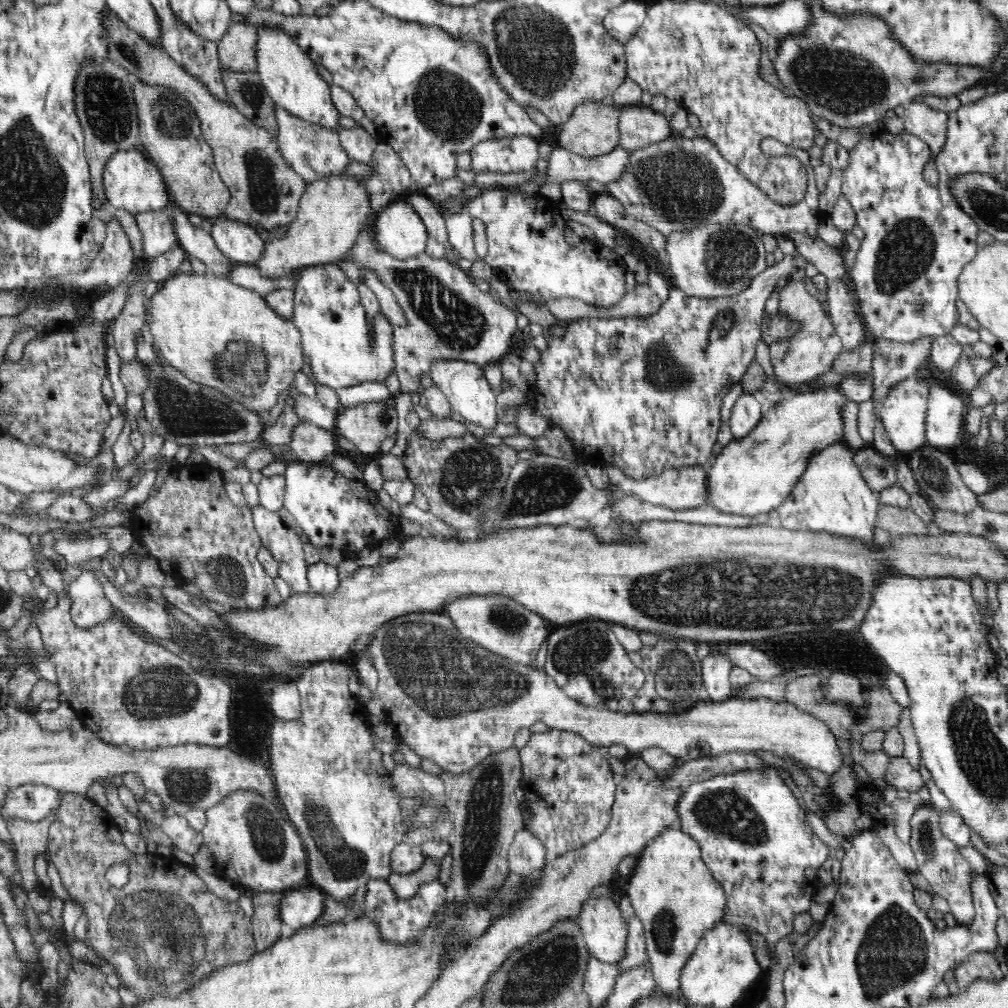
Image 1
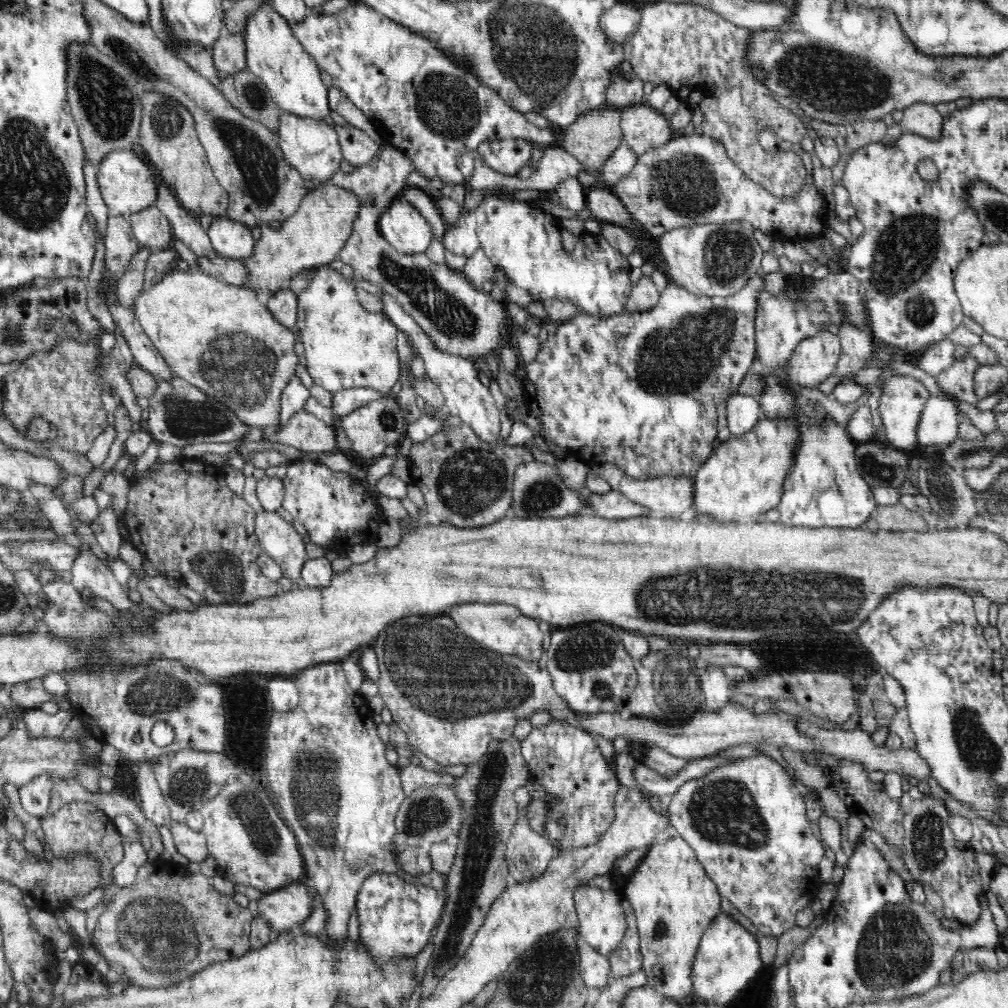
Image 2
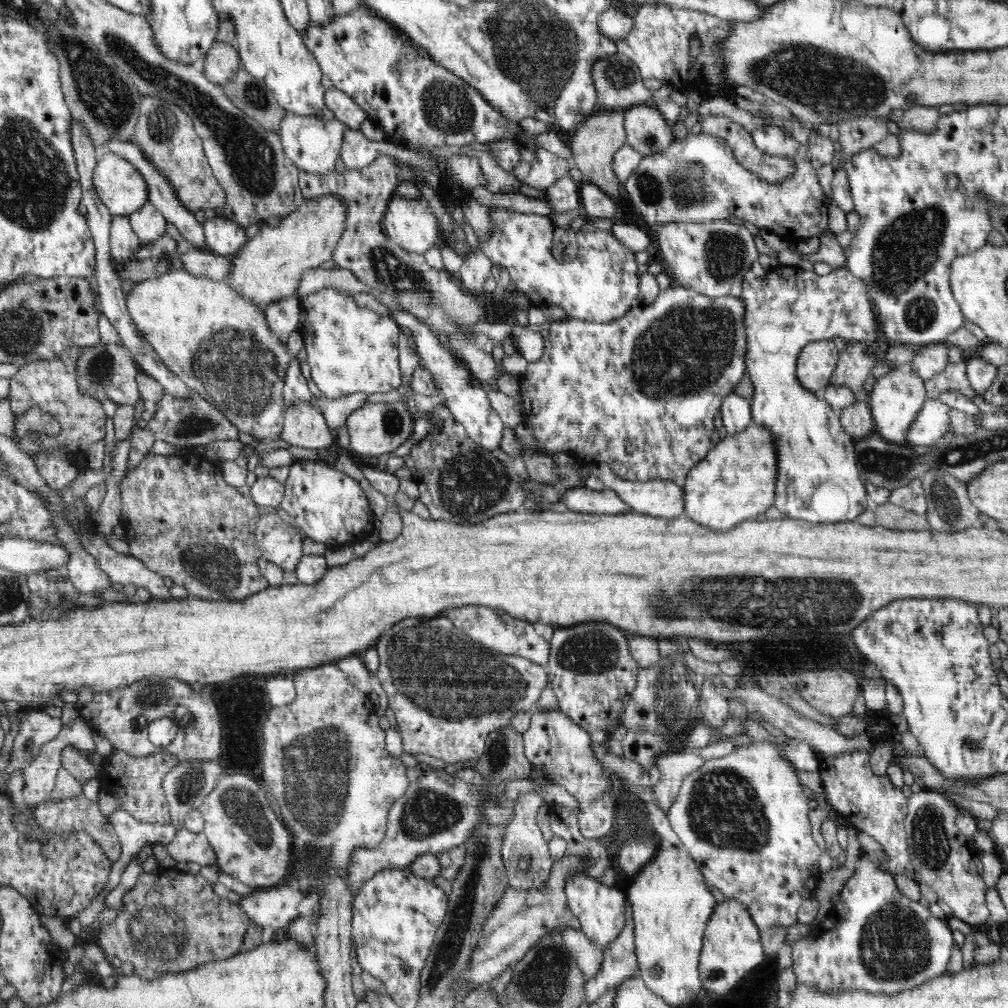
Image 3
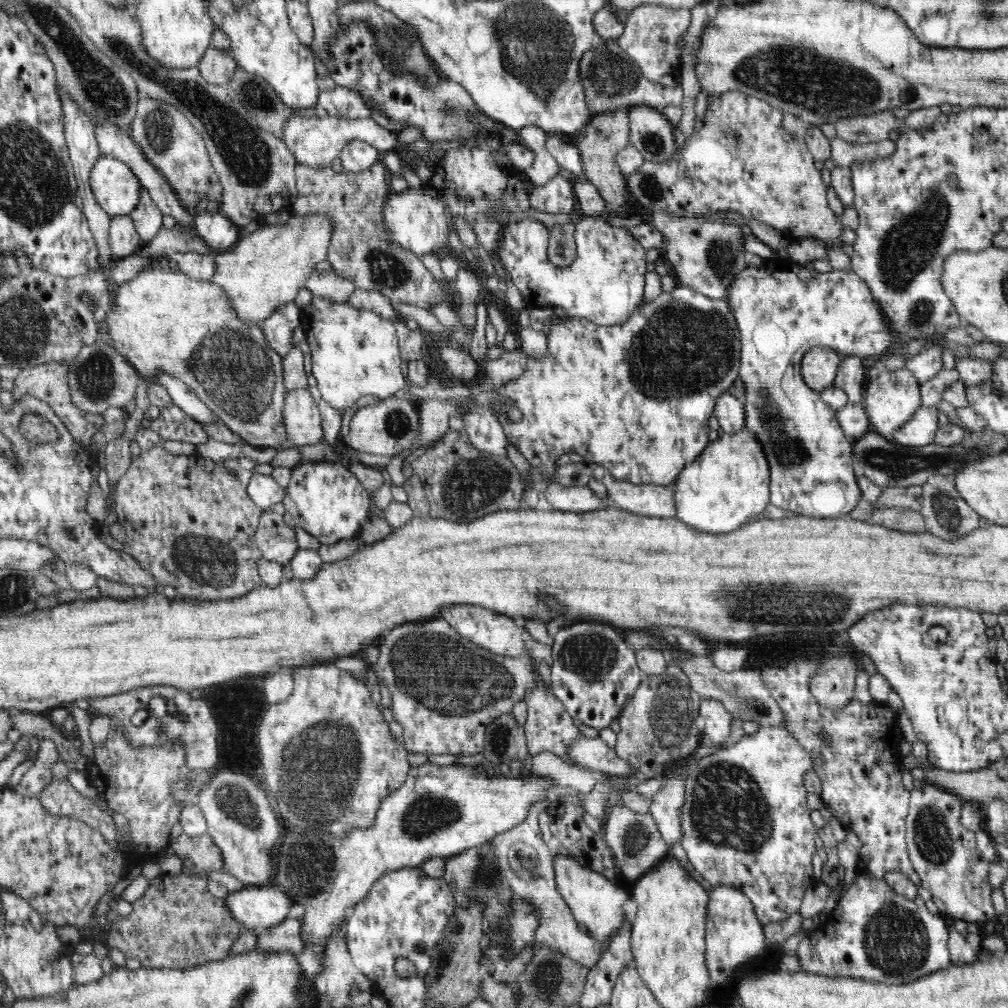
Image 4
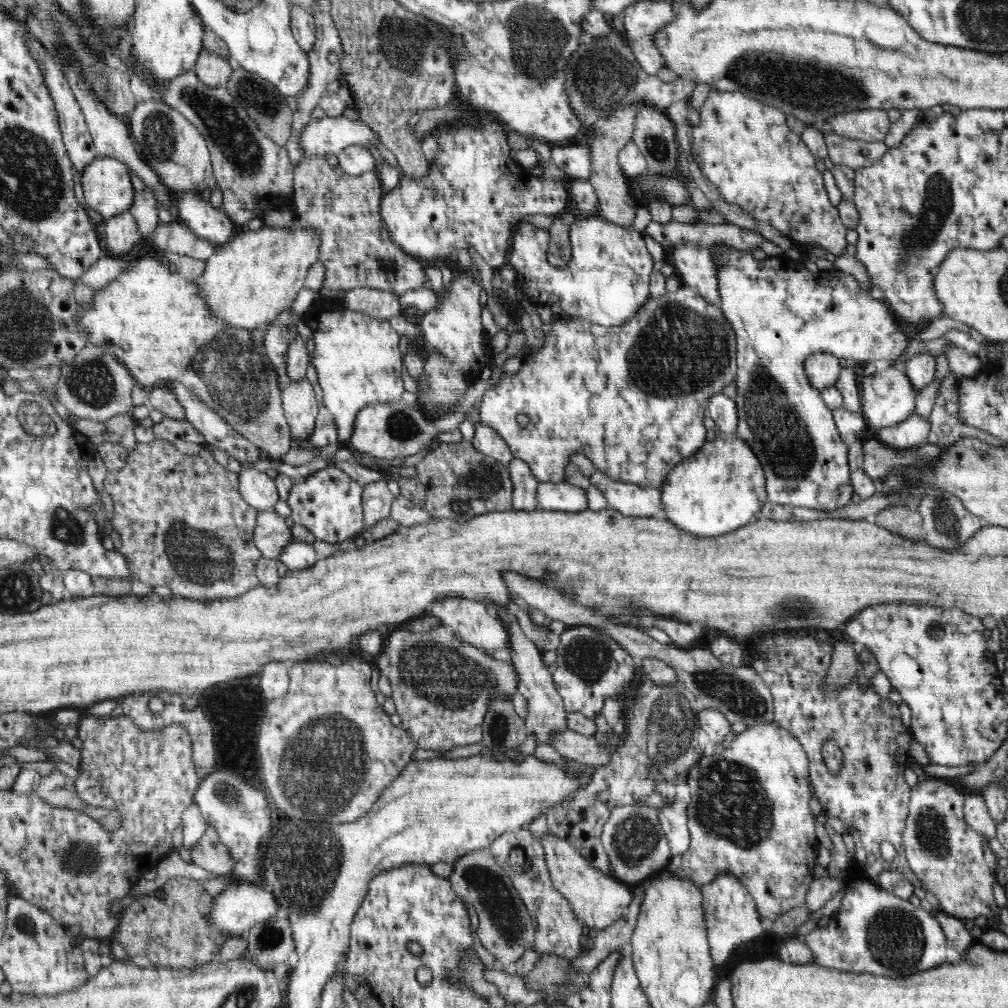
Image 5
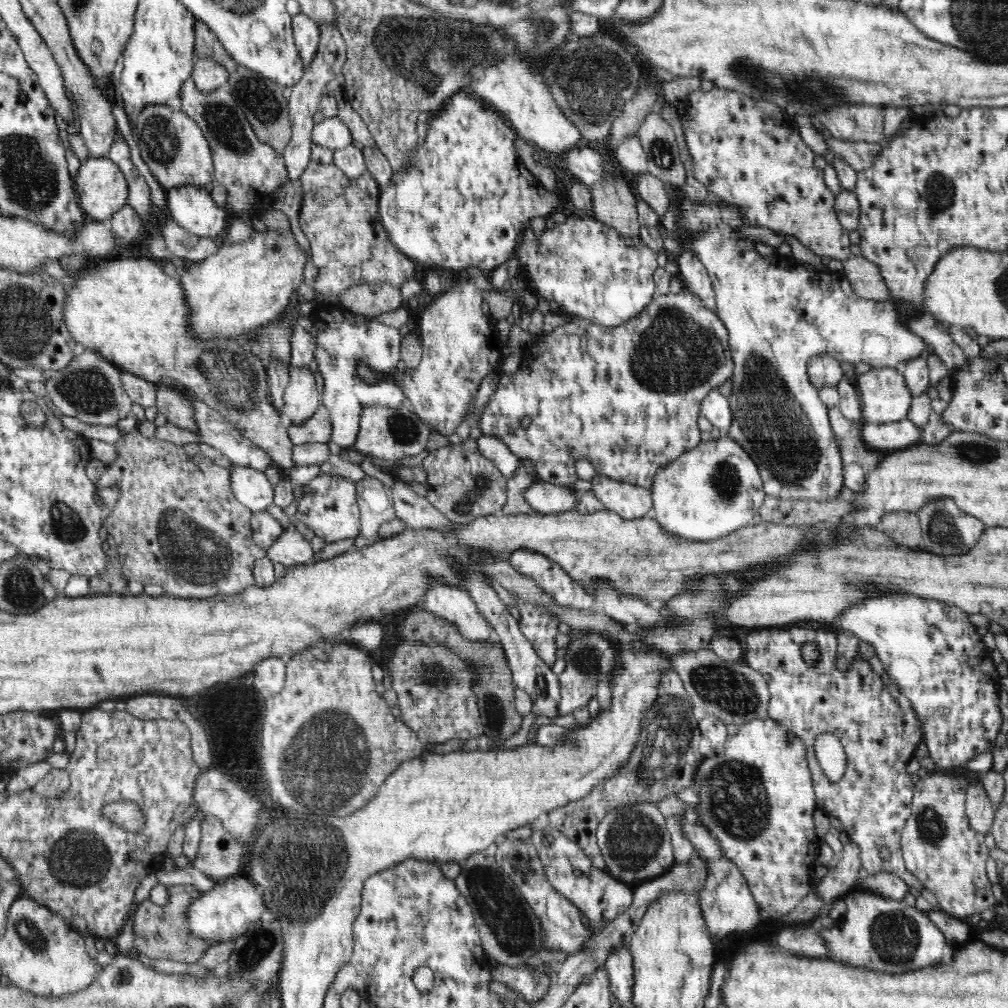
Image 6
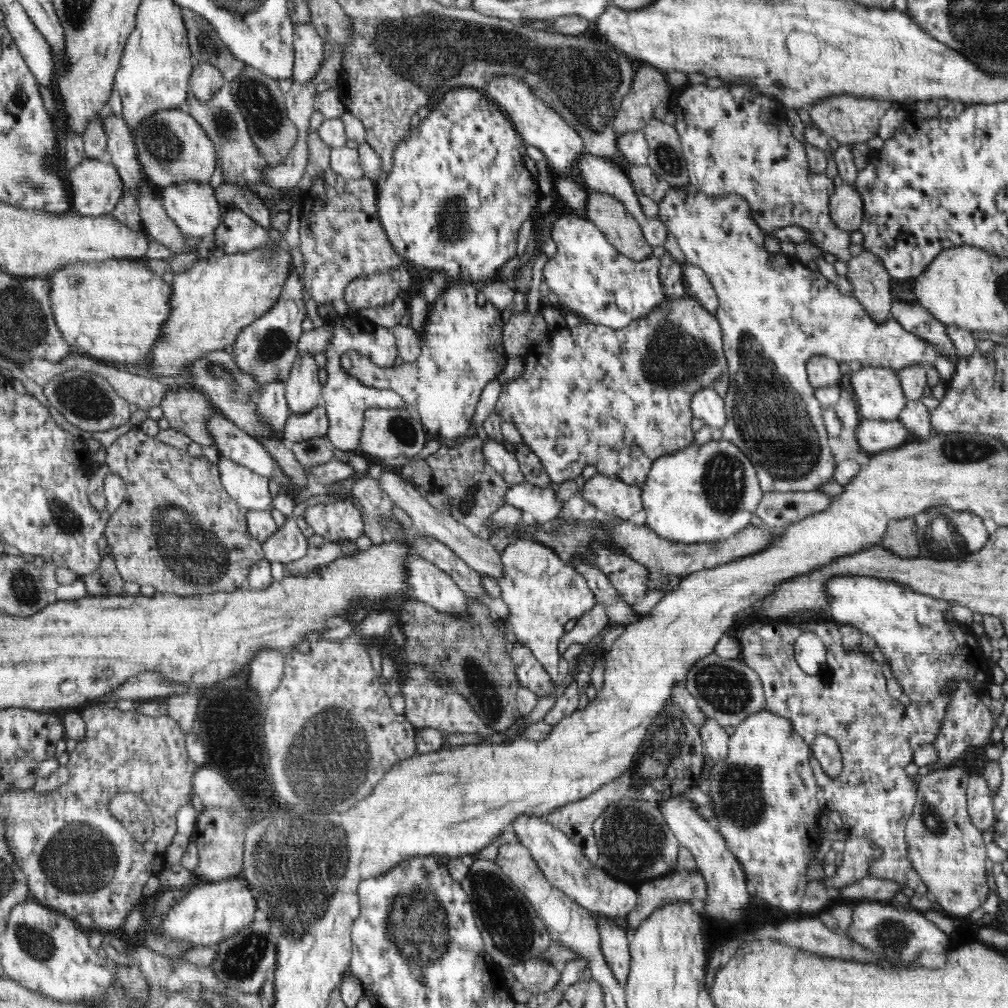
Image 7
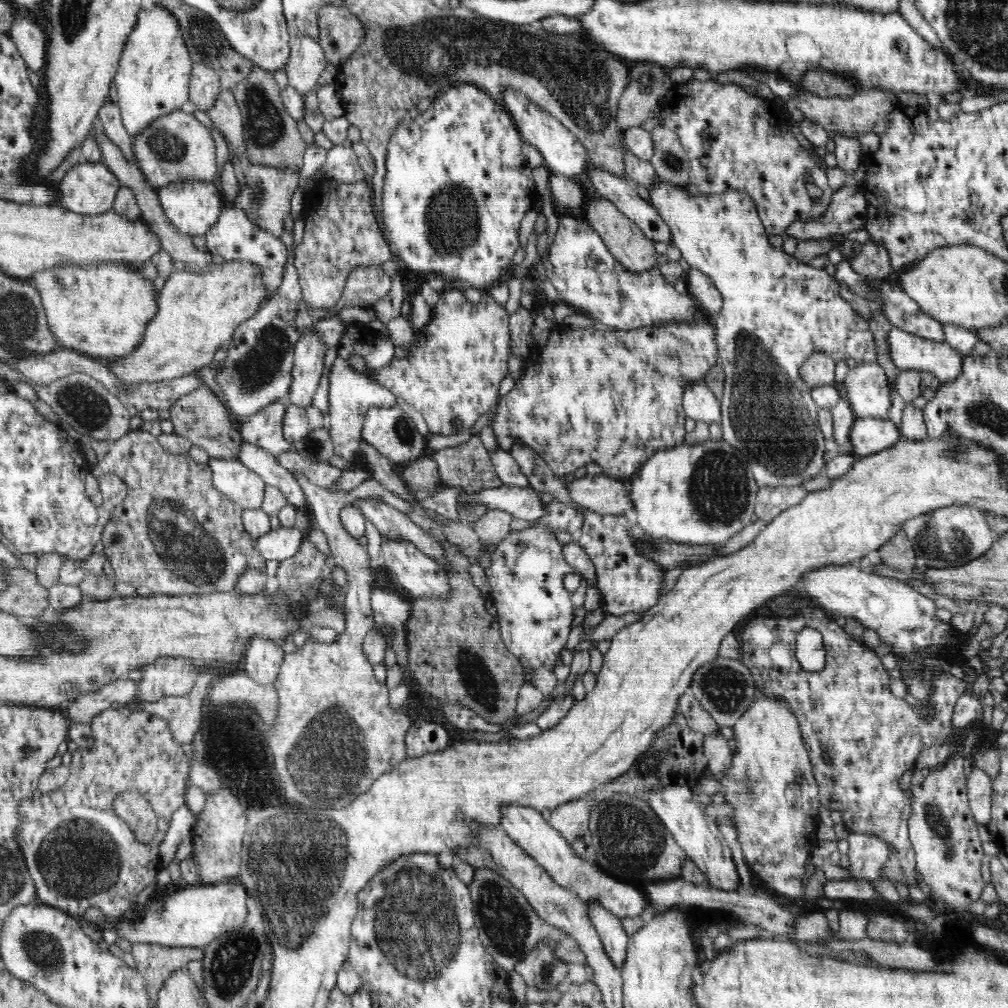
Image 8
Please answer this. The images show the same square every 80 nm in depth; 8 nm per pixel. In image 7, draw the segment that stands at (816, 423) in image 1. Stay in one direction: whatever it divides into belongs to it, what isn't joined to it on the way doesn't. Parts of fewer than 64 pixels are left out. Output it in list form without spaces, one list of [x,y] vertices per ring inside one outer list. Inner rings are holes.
[[[724,438],[711,440],[702,446],[692,444],[675,453],[659,456],[639,487],[646,512],[645,525],[662,538],[686,544],[720,541],[748,527],[752,516],[760,511],[764,494],[750,459],[733,442]]]

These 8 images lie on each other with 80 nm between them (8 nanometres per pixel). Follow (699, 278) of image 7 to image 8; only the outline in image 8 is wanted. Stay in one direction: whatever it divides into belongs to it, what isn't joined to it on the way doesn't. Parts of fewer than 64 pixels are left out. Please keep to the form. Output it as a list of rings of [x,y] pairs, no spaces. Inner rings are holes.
[[[696,269],[686,273],[687,291],[696,298],[699,306],[716,316],[722,310],[722,295],[706,274]]]

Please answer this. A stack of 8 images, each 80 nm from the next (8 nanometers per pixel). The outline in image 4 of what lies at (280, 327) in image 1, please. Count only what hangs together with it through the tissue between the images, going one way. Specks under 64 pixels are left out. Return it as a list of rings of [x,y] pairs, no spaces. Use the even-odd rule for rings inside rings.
[[[156,262],[150,263],[136,278],[128,280],[128,282],[121,283],[118,286],[118,290],[115,293],[115,303],[110,305],[105,309],[105,331],[102,331],[102,327],[99,327],[99,338],[100,342],[103,344],[108,344],[112,348],[115,348],[125,360],[128,361],[139,373],[141,378],[136,387],[136,396],[133,404],[133,412],[127,419],[126,430],[120,438],[114,438],[107,443],[105,443],[104,456],[106,460],[105,470],[107,471],[107,476],[111,488],[113,488],[115,482],[124,476],[126,470],[131,463],[130,458],[130,441],[135,438],[136,432],[142,429],[141,423],[144,419],[144,413],[148,412],[151,406],[148,397],[147,389],[150,381],[156,381],[156,374],[159,372],[164,372],[166,374],[171,374],[176,378],[180,378],[184,383],[186,383],[193,391],[196,393],[196,397],[203,400],[206,405],[212,409],[212,413],[219,416],[219,419],[225,423],[230,431],[238,433],[246,443],[253,445],[258,448],[278,448],[282,444],[286,443],[286,430],[285,423],[283,420],[283,412],[285,407],[285,396],[287,390],[283,384],[283,358],[270,346],[267,344],[265,339],[265,334],[262,331],[262,325],[258,324],[247,324],[247,322],[242,322],[236,315],[235,310],[228,304],[226,294],[220,286],[210,282],[210,281],[200,281],[188,278],[181,271],[168,272],[164,270],[160,264]]]

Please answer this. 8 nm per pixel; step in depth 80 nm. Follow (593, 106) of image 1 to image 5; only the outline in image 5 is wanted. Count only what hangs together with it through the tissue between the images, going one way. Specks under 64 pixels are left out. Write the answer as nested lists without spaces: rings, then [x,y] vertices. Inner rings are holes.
[[[645,102],[638,104],[627,104],[621,108],[618,115],[613,114],[598,122],[596,128],[592,128],[594,136],[590,140],[590,153],[592,158],[593,174],[590,178],[591,186],[598,197],[598,215],[605,218],[606,221],[620,227],[632,228],[633,220],[636,217],[636,202],[630,195],[632,185],[622,173],[618,162],[618,154],[628,142],[633,138],[634,120],[636,114]]]

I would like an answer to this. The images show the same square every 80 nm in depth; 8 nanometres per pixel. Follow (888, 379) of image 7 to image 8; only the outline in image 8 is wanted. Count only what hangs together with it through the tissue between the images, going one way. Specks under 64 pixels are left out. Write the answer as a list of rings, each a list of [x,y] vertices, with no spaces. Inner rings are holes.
[[[860,361],[849,369],[843,383],[856,417],[888,419],[893,400],[887,374],[880,365]]]

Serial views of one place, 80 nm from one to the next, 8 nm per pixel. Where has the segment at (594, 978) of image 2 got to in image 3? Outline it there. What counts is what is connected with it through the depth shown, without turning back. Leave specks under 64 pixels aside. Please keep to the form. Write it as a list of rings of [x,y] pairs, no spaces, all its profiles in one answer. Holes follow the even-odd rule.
[[[564,927],[550,931],[549,934],[561,934],[563,945],[576,960],[586,978],[594,976],[600,970],[604,960],[603,948],[590,941],[584,932],[572,929],[572,927]]]

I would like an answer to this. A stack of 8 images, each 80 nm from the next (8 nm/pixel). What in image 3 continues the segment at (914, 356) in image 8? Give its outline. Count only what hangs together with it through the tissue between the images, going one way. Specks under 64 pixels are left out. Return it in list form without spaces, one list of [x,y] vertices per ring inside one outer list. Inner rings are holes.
[[[779,264],[769,271],[764,279],[752,278],[750,283],[744,279],[739,297],[744,303],[743,319],[747,338],[745,372],[748,372],[754,386],[752,421],[771,432],[776,449],[777,477],[773,504],[783,518],[820,524],[857,520],[857,516],[871,503],[867,500],[866,487],[858,475],[856,440],[842,428],[841,413],[798,381],[796,360],[808,342],[842,338],[844,344],[861,342],[867,348],[876,344],[881,334],[867,285],[853,276],[846,266],[833,269],[826,276],[818,276],[814,271],[809,272],[794,265]]]

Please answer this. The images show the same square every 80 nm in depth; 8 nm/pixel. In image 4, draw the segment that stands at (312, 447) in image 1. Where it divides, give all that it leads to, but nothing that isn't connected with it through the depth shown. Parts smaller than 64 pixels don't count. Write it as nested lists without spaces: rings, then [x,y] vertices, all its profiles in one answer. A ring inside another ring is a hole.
[[[308,389],[287,391],[283,412],[286,438],[297,447],[323,442],[322,418]]]

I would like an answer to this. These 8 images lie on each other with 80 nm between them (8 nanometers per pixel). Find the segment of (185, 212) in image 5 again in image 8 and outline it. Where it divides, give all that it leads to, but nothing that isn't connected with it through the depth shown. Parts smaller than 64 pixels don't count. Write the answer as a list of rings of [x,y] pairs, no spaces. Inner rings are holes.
[[[179,181],[164,187],[158,187],[156,190],[166,217],[180,232],[190,234],[190,236],[205,235],[218,222],[222,211],[222,198],[220,198],[222,190],[214,182]]]

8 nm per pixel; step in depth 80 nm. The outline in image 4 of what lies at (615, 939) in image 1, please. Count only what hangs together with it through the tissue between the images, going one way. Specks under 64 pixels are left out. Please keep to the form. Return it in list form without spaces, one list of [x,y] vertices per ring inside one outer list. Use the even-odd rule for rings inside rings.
[[[555,849],[553,850],[555,851],[552,855],[554,858],[553,867],[557,890],[563,897],[563,900],[567,903],[572,916],[578,921],[578,924],[580,924],[584,931],[595,941],[602,942],[608,938],[612,938],[611,934],[614,931],[620,930],[625,920],[624,904],[626,904],[632,896],[628,886],[620,886],[616,883],[612,883],[611,881],[608,881],[608,878],[604,877],[604,875],[594,870],[584,868],[584,865],[576,861],[574,855],[564,855],[562,850],[561,852]]]

